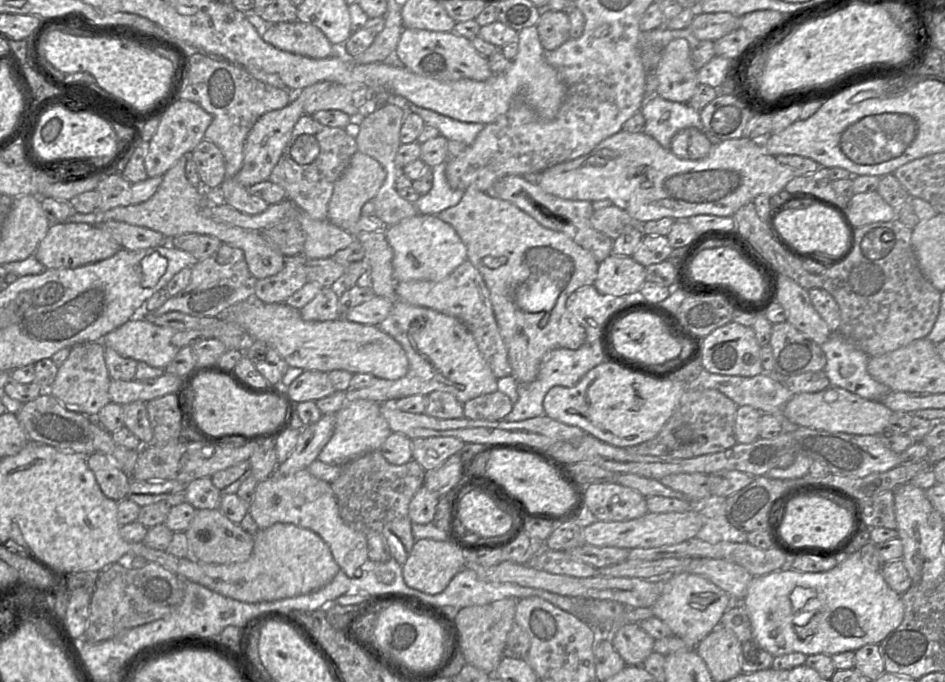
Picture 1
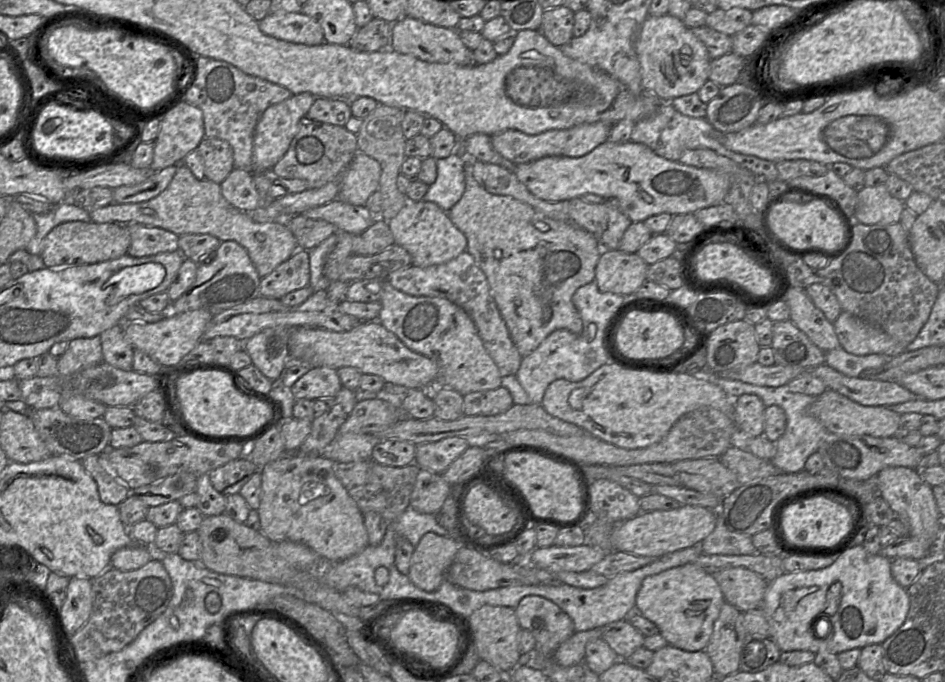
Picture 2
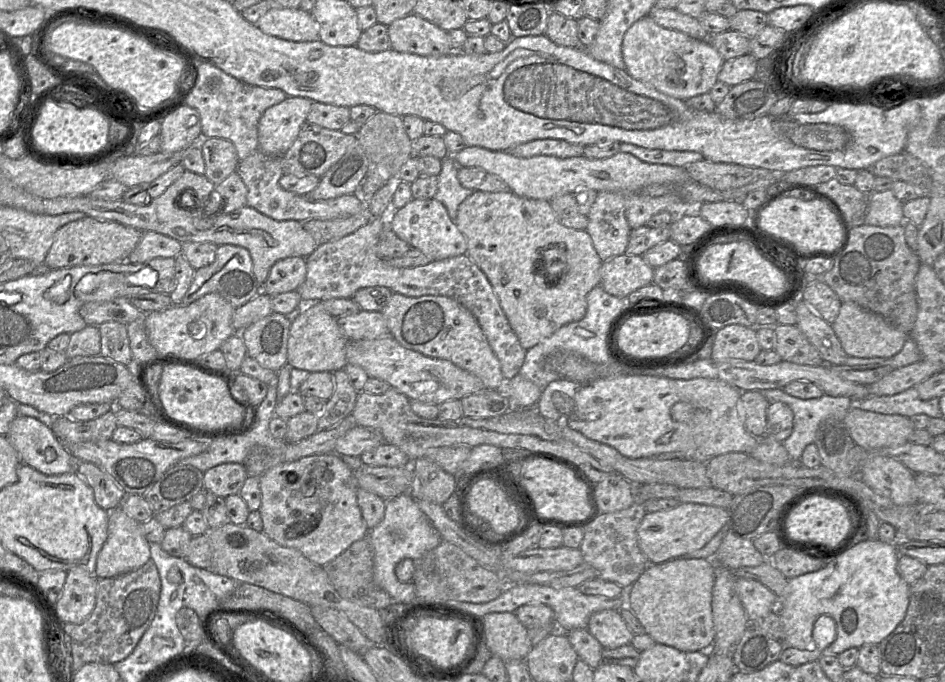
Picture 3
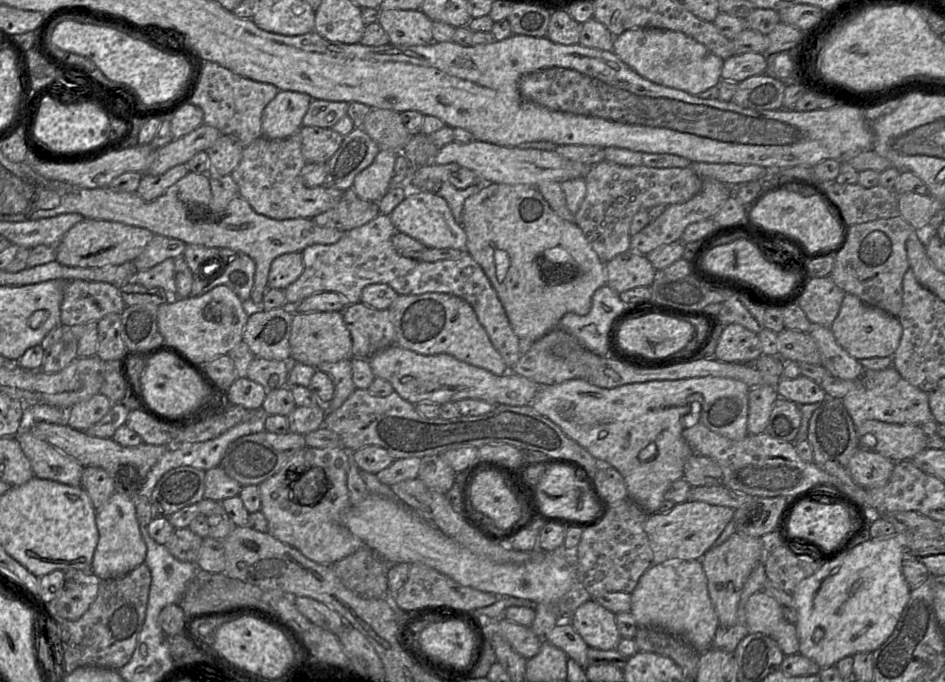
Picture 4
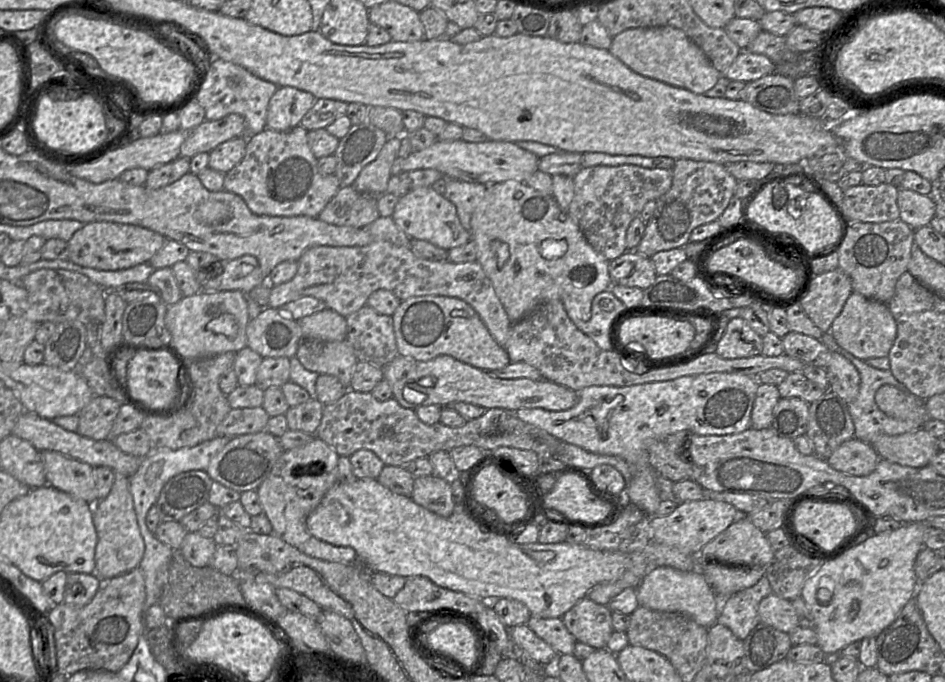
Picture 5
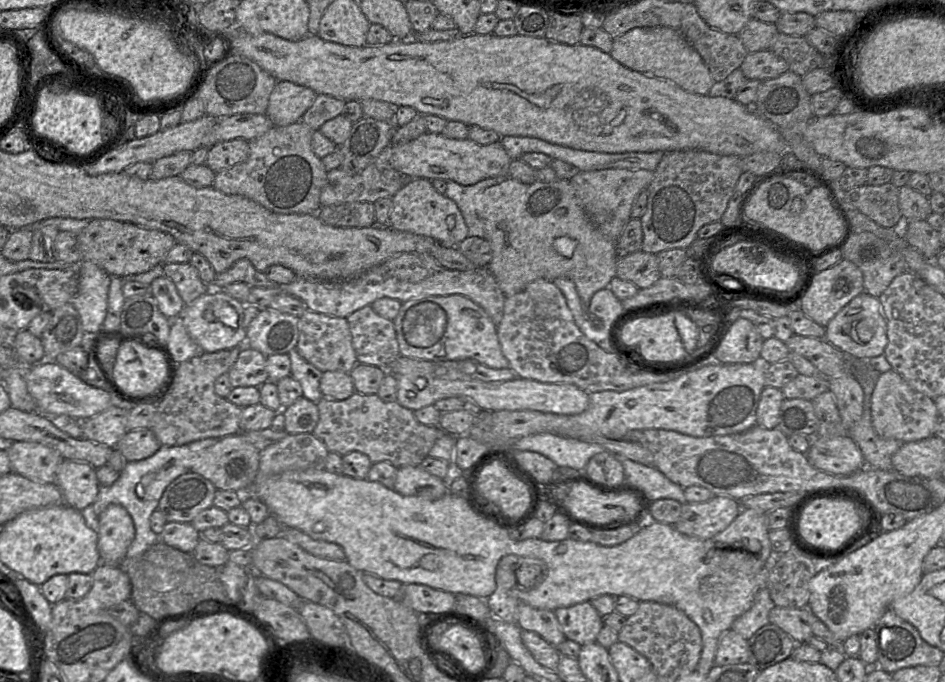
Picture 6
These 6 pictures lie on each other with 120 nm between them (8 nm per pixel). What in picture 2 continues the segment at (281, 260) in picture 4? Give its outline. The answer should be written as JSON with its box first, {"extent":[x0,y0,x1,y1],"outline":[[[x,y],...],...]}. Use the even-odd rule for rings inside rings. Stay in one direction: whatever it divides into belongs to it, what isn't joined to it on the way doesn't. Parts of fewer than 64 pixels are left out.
{"extent":[260,249,309,300],"outline":[[[298,249],[271,273],[261,278],[260,294],[263,297],[280,300],[289,292],[309,286],[309,281],[309,252]]]}

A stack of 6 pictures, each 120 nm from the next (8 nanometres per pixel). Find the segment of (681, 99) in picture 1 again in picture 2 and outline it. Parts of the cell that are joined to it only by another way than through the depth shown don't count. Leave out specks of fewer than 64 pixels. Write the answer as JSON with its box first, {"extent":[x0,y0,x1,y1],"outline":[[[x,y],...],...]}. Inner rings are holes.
{"extent":[635,16,711,101],"outline":[[[648,16],[636,35],[635,50],[641,67],[643,89],[660,100],[671,101],[697,93],[709,80],[711,59],[706,46],[675,16]]]}

